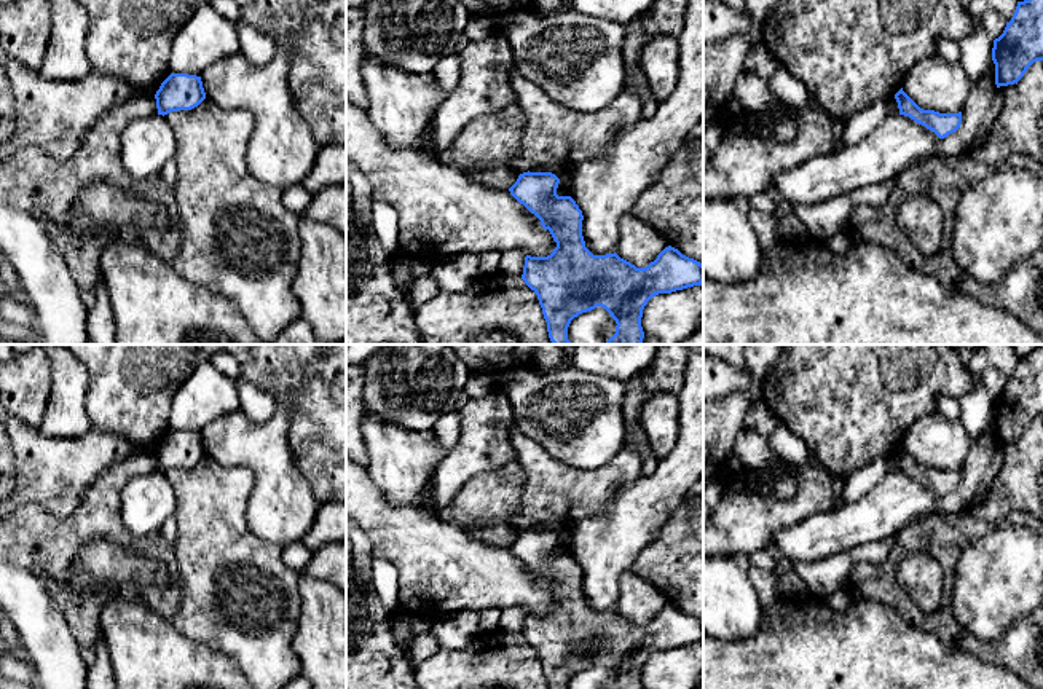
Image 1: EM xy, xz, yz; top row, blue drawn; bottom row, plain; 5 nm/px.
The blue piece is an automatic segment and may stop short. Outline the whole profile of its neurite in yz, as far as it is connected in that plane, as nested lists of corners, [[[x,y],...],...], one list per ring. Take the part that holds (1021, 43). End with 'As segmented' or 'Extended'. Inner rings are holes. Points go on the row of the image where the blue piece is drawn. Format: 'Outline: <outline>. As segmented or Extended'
Outline: [[[1043,0],[1017,2],[1003,33],[994,40],[995,85],[1017,83],[1027,69],[1043,61]]]. As segmented

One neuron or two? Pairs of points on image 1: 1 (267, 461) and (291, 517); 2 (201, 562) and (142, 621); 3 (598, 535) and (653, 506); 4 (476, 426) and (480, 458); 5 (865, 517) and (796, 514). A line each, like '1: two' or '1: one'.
1: one
2: two
3: one
4: one
5: two

